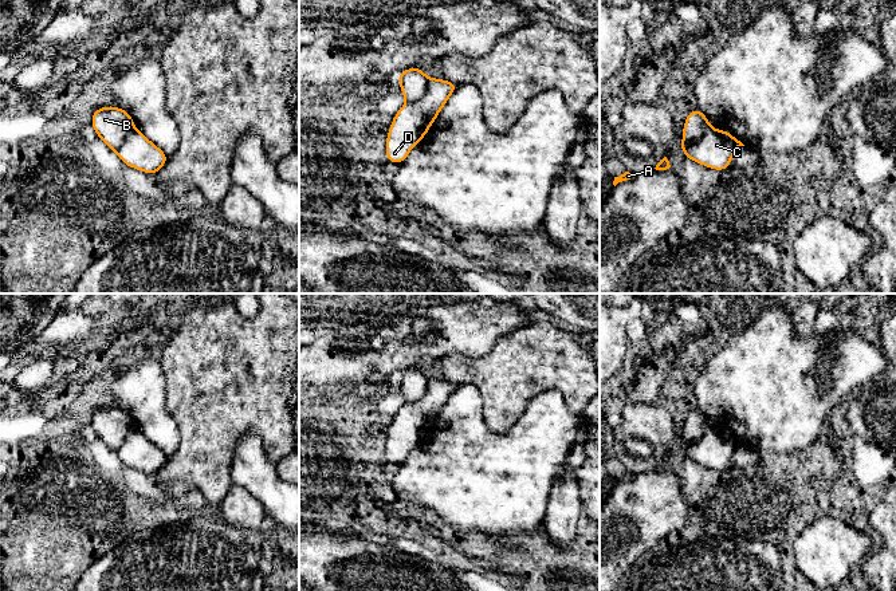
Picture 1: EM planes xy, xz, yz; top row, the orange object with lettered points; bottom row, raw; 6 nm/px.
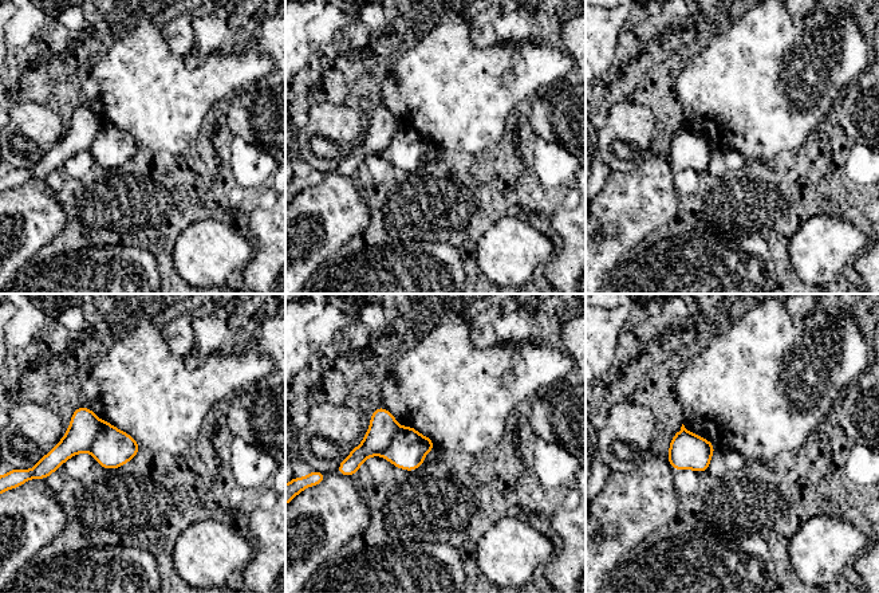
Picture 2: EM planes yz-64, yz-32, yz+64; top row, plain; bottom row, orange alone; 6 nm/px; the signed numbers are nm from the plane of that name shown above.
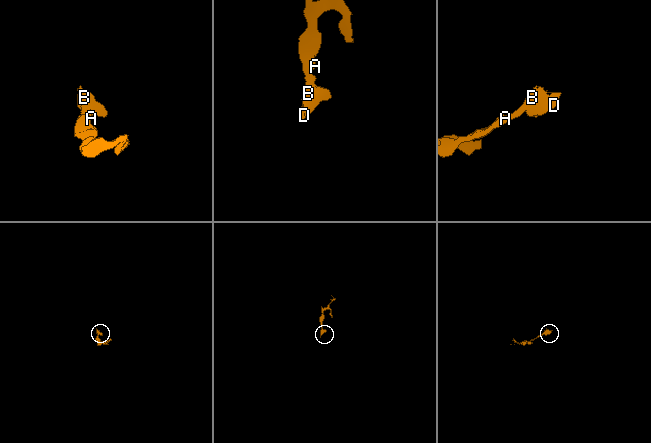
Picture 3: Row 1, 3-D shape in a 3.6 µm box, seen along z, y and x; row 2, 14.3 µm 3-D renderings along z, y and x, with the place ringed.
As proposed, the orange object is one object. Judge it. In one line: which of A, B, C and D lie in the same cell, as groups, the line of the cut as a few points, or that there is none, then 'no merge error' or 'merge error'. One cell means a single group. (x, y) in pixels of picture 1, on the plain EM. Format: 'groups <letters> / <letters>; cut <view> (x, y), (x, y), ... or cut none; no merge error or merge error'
groups A B / C D; cut xz (428, 378), (425, 393), (407, 404); merge error

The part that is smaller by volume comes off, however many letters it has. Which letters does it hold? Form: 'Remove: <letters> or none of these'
Remove: C, D

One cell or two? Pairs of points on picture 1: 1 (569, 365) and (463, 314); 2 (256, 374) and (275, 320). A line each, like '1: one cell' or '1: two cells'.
1: two cells
2: one cell

